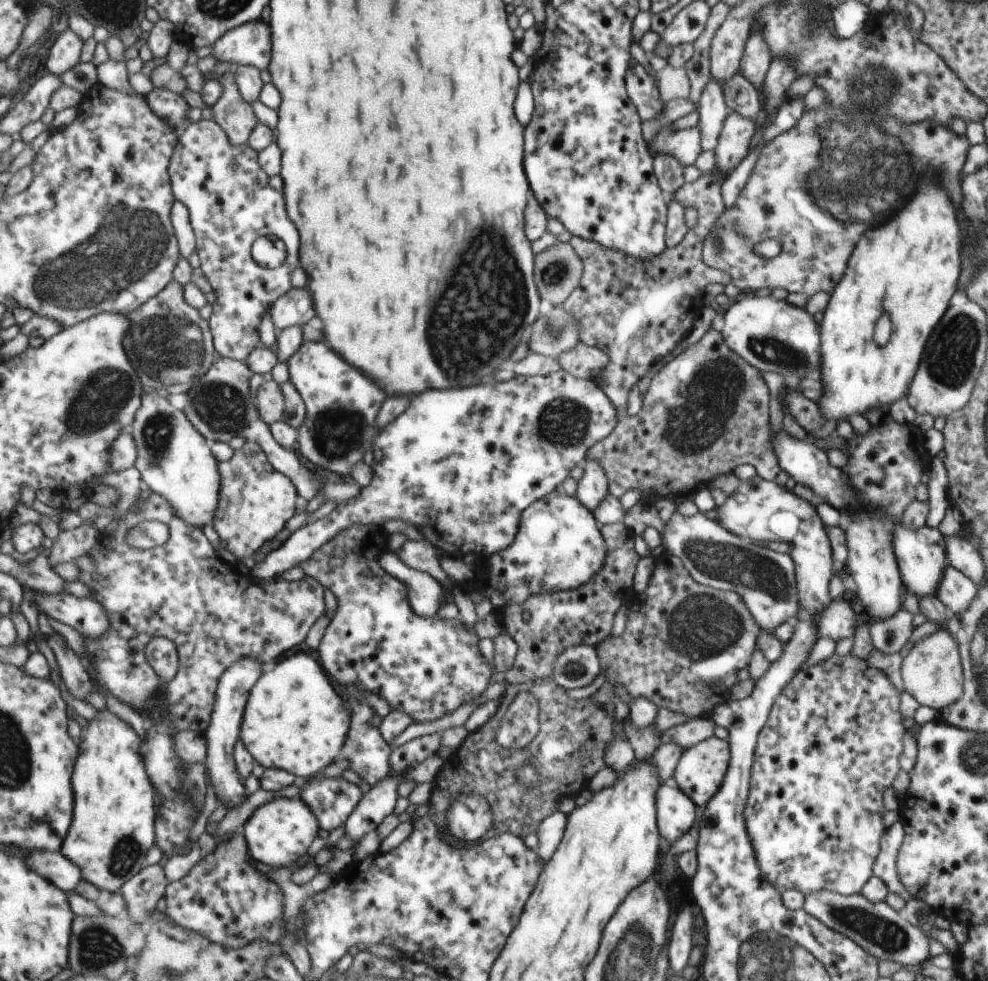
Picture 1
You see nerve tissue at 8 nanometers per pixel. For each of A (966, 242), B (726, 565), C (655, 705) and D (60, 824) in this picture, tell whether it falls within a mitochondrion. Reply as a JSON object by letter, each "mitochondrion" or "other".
{"A":"other","B":"mitochondrion","C":"other","D":"other"}

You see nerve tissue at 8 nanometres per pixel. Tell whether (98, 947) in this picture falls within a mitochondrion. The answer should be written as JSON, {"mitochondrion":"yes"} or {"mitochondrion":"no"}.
{"mitochondrion":"yes"}

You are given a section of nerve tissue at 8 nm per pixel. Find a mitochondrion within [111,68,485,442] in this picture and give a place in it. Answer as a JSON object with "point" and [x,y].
{"point":[166,344]}

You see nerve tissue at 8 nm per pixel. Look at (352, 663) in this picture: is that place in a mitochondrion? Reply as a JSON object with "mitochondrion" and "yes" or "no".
{"mitochondrion":"no"}

